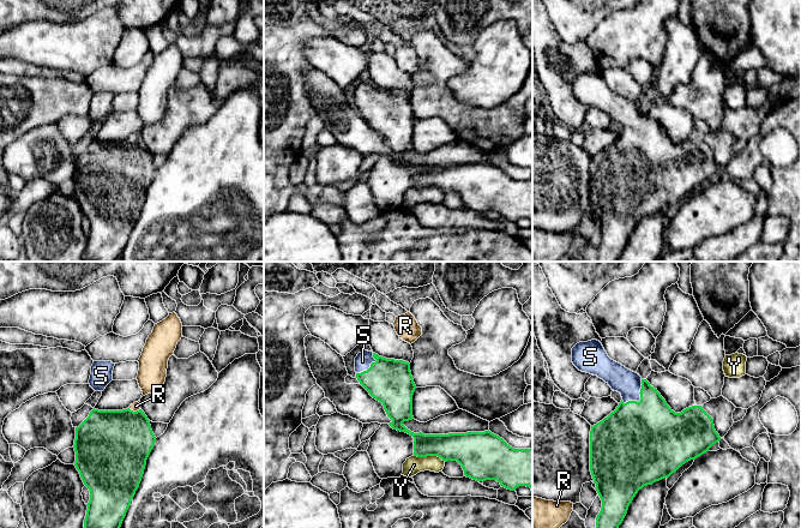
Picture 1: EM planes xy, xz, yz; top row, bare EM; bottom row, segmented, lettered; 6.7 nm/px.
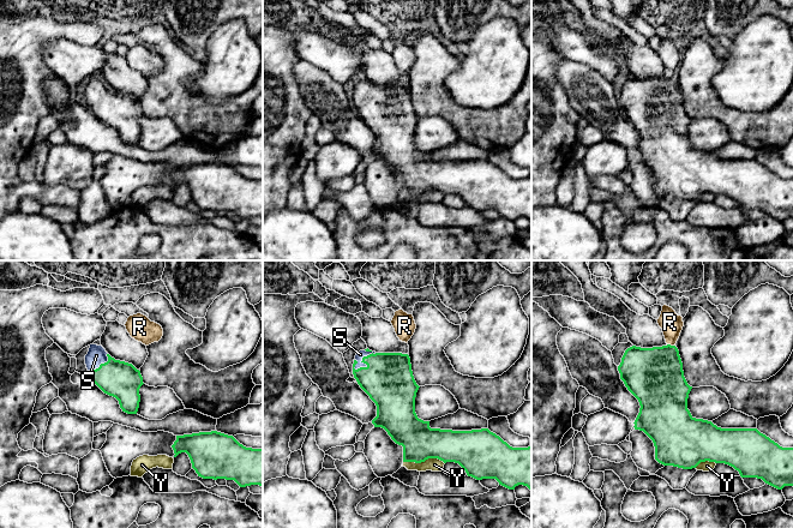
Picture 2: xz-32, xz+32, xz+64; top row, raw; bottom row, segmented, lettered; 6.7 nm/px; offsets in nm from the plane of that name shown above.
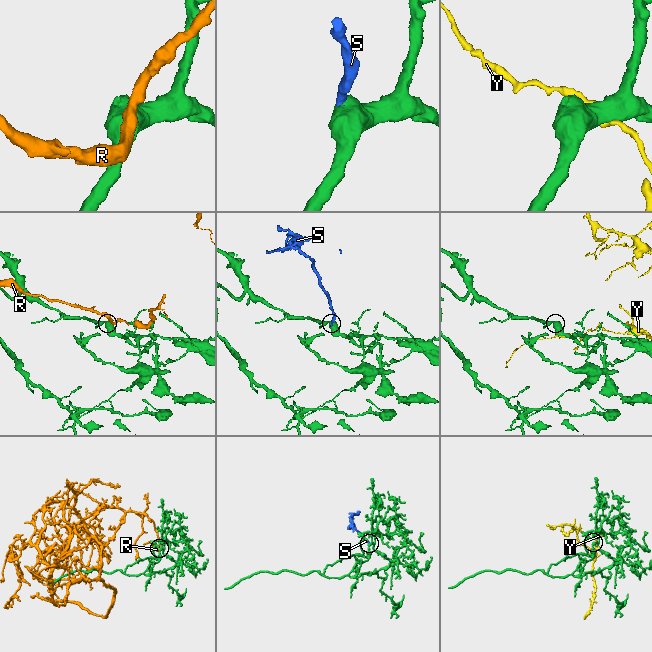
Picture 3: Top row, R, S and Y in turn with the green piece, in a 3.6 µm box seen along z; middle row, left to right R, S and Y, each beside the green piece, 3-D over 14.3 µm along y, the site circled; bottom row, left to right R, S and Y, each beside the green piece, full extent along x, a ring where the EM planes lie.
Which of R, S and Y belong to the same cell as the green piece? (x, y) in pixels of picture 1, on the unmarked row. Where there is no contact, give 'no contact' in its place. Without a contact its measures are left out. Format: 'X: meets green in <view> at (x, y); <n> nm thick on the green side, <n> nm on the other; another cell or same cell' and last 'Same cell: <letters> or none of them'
R: meets green in xy at (134, 143); 460 nm thick on the green side, 60 nm on the other; another cell
S: meets green in yz at (640, 128); 460 nm thick on the green side, 170 nm on the other; same cell
Y: meets green in xz at (429, 186); 200 nm thick on the green side, 120 nm on the other; another cell
Same cell: S

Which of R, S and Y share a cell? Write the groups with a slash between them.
R / S / Y

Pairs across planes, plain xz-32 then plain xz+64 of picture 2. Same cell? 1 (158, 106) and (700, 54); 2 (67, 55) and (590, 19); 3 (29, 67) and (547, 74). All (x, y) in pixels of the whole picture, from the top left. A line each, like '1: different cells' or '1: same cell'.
1: same cell
2: different cells
3: same cell

